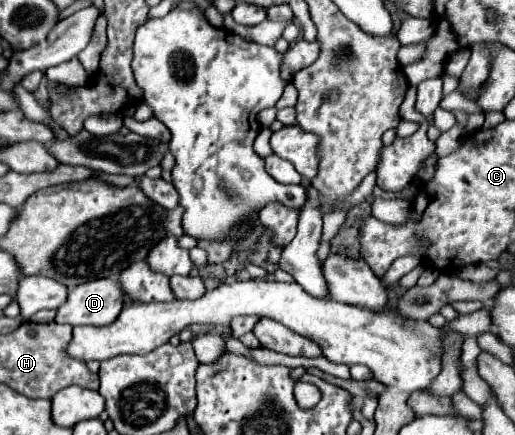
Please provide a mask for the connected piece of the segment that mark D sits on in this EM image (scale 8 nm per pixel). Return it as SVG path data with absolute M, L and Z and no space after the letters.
M94 279L72 289L68 301L58 307L56 323L68 325L108 325L114 323L124 307L120 281Z

